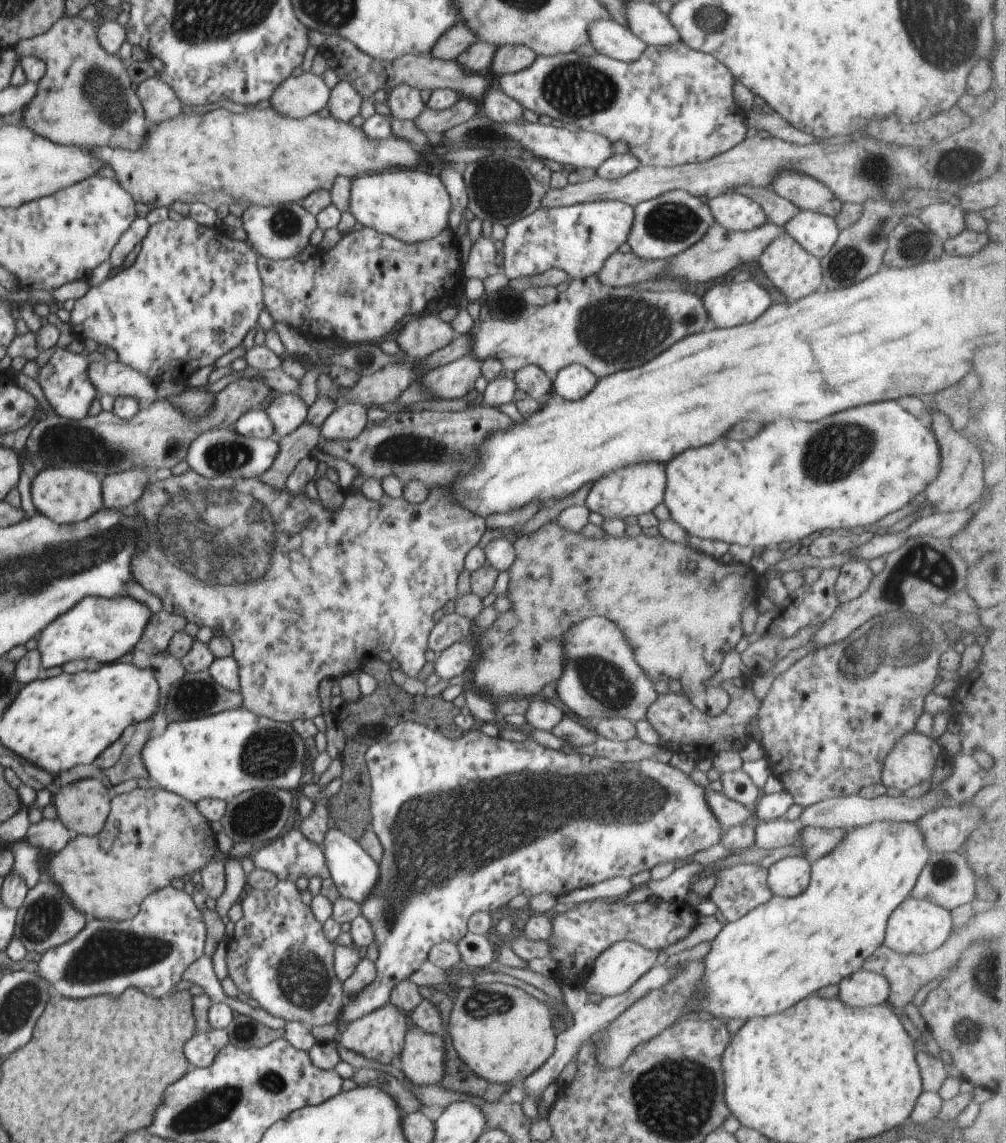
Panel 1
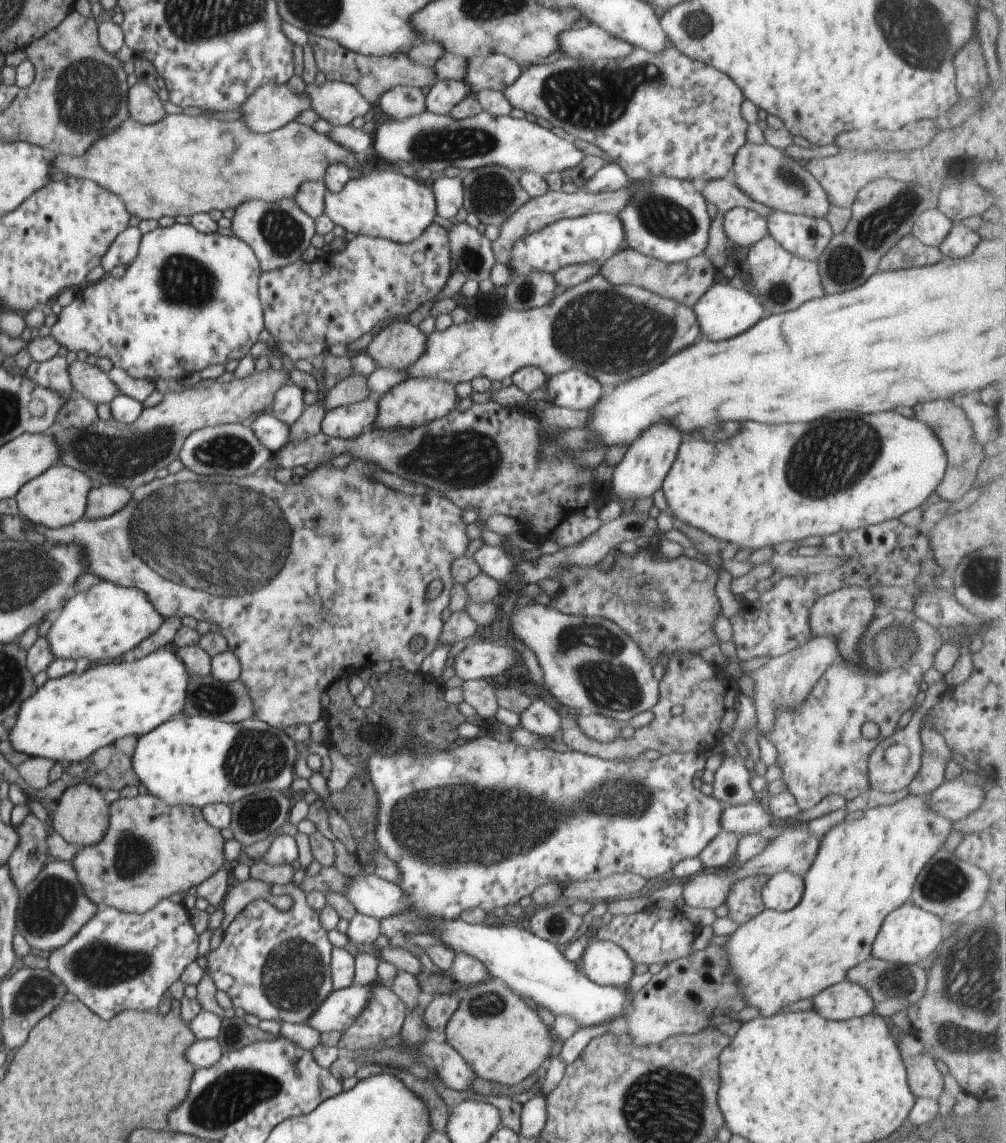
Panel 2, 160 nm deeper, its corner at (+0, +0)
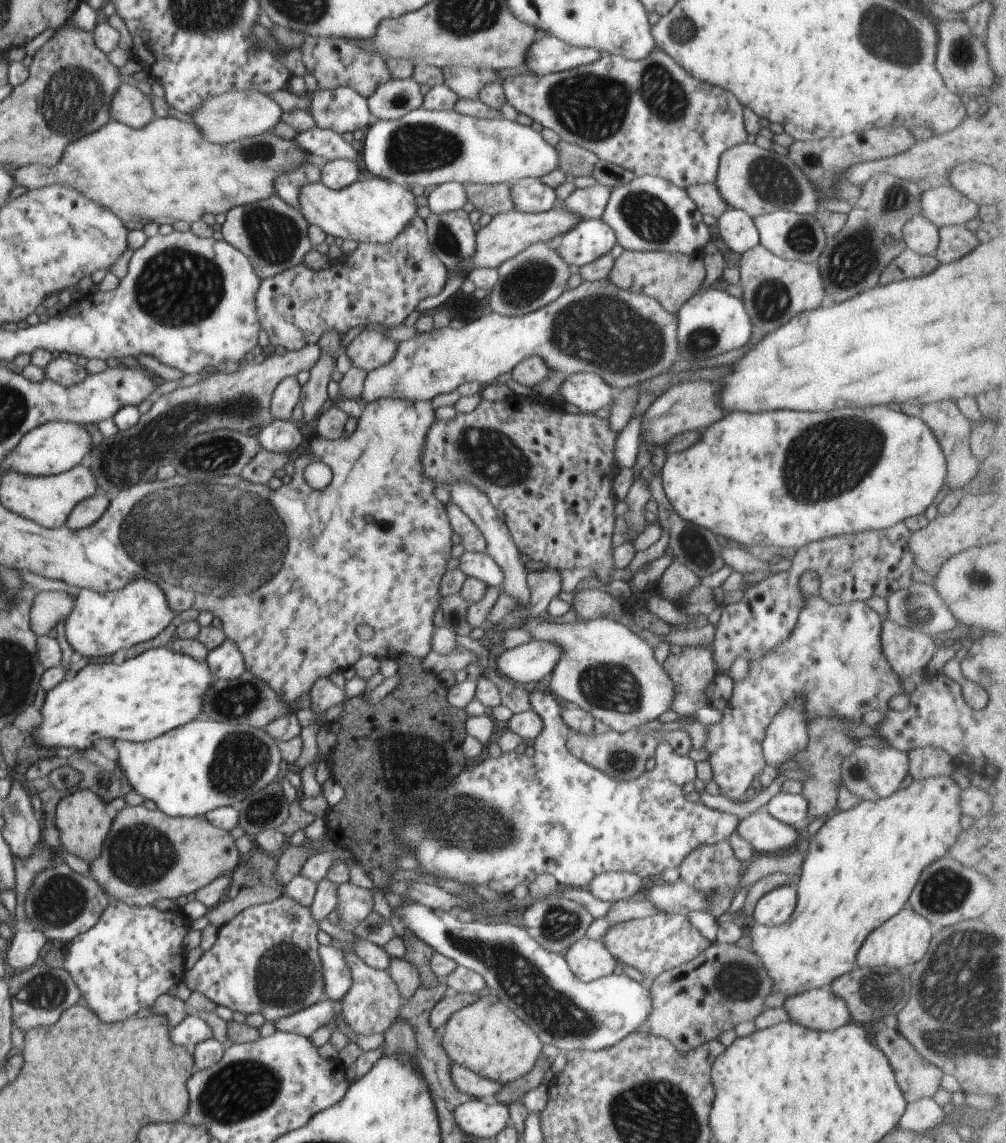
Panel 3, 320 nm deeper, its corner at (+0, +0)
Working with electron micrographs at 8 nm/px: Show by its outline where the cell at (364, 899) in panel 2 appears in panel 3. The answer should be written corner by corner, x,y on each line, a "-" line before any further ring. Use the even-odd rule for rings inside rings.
409,901
409,904
395,911
404,922
404,926
416,935
436,953
452,959
457,965
480,973
486,983
488,993
496,995
524,1024
536,1033
542,1044
550,1044
561,1051
602,1051
608,1047
617,1047
622,1039
647,1026
653,1002
649,984
637,982
626,973
611,974
598,980
584,983
569,969
564,955
547,951
540,946
525,928
515,926
505,919
505,922
492,924
486,920
460,922
453,913
440,909
431,909
423,903

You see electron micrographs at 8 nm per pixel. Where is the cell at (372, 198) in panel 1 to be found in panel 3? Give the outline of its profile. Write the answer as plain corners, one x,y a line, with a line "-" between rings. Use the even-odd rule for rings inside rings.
374,176
338,190
328,188
320,180
299,188
298,210
309,225
316,225
335,238
384,244
394,240
418,216
415,198
411,188

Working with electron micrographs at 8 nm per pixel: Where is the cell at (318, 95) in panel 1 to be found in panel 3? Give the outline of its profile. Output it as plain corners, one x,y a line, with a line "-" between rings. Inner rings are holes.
250,89
209,96
190,114
191,122
199,128
204,140
226,144
269,132
281,120
282,113
282,109
274,100
256,89

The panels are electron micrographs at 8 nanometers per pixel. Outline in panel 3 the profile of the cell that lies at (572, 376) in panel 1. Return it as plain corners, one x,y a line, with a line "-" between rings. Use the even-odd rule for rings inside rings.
576,373
568,375
565,382
559,387
564,402
574,404
582,413
598,412
600,408
609,408
615,398
615,390
601,376
594,373

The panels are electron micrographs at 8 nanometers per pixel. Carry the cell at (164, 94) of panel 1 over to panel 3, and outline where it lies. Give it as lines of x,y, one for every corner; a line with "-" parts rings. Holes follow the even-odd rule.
126,81
115,90
111,103
109,104
109,118
112,121
124,123
134,129
141,129
145,124
155,118
154,108
149,95
145,95
136,85
130,85

